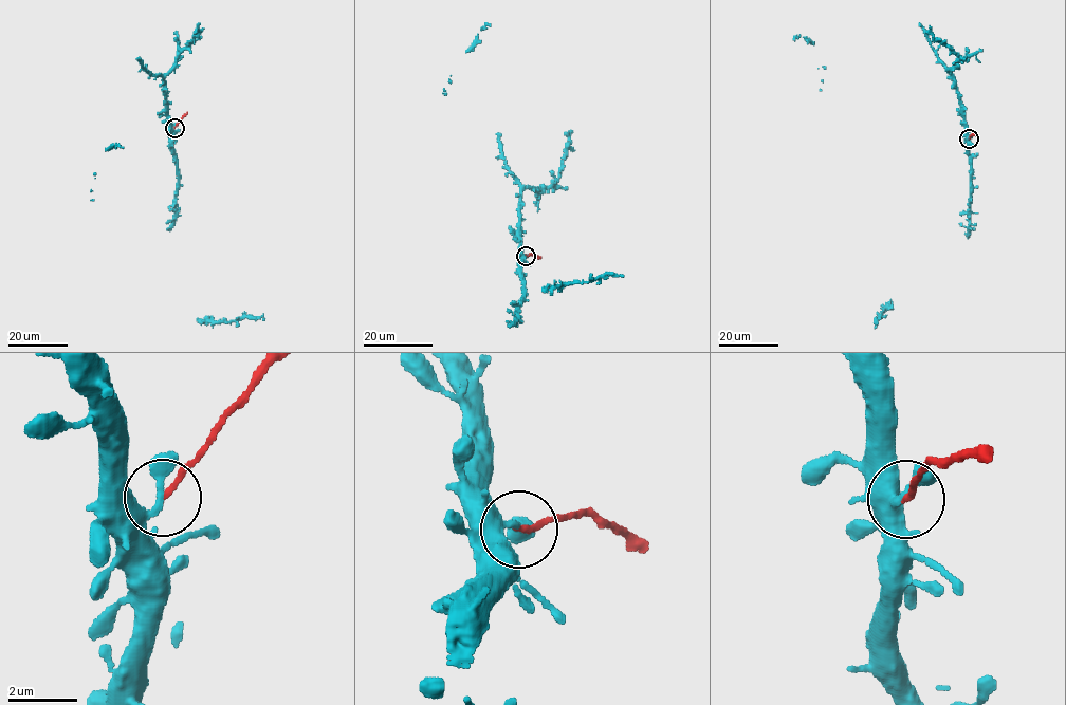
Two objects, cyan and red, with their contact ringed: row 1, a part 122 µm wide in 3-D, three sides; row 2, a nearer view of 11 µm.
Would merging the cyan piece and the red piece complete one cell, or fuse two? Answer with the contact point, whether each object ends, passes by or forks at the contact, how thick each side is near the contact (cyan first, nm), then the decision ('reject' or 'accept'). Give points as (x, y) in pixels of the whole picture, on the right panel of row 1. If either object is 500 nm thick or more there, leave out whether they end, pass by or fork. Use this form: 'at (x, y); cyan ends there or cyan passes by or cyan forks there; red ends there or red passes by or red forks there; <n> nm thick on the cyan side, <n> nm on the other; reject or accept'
at (969, 138); cyan passes by; red ends there; 280 nm thick on the cyan side, 150 nm on the other; reject

